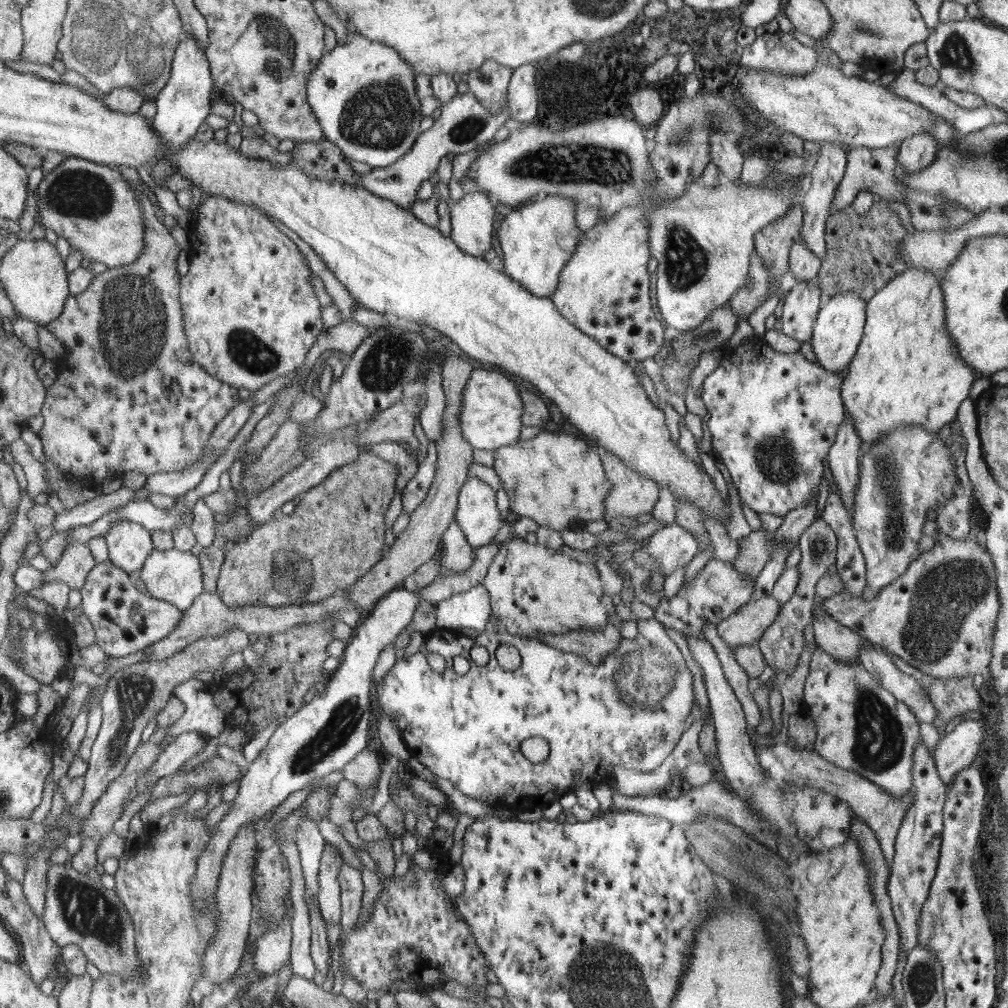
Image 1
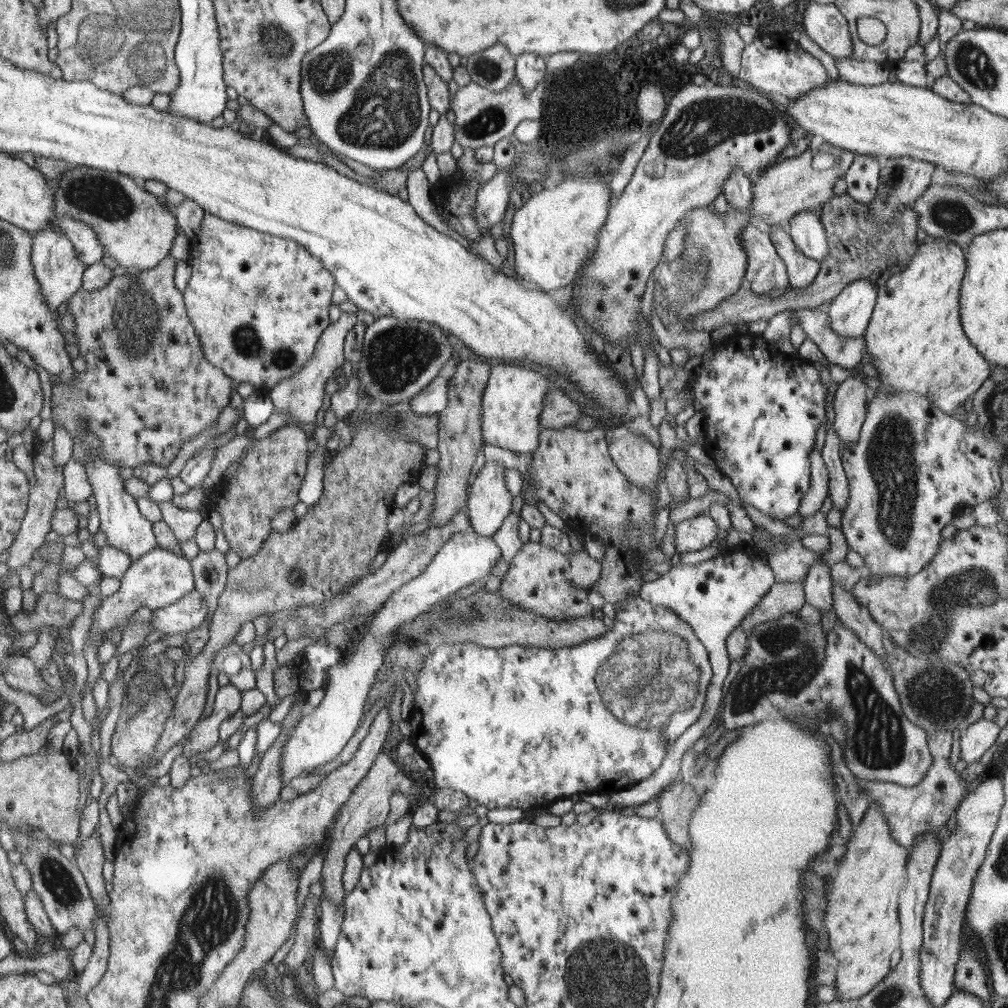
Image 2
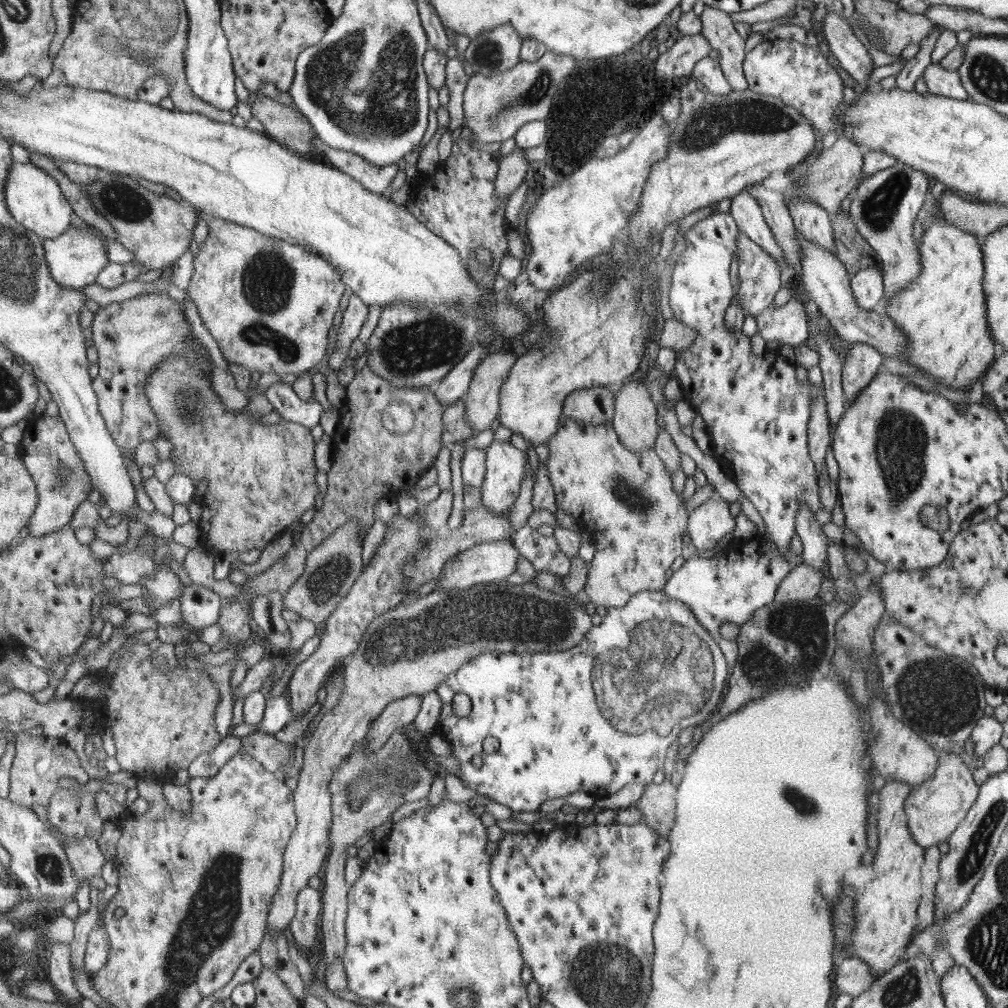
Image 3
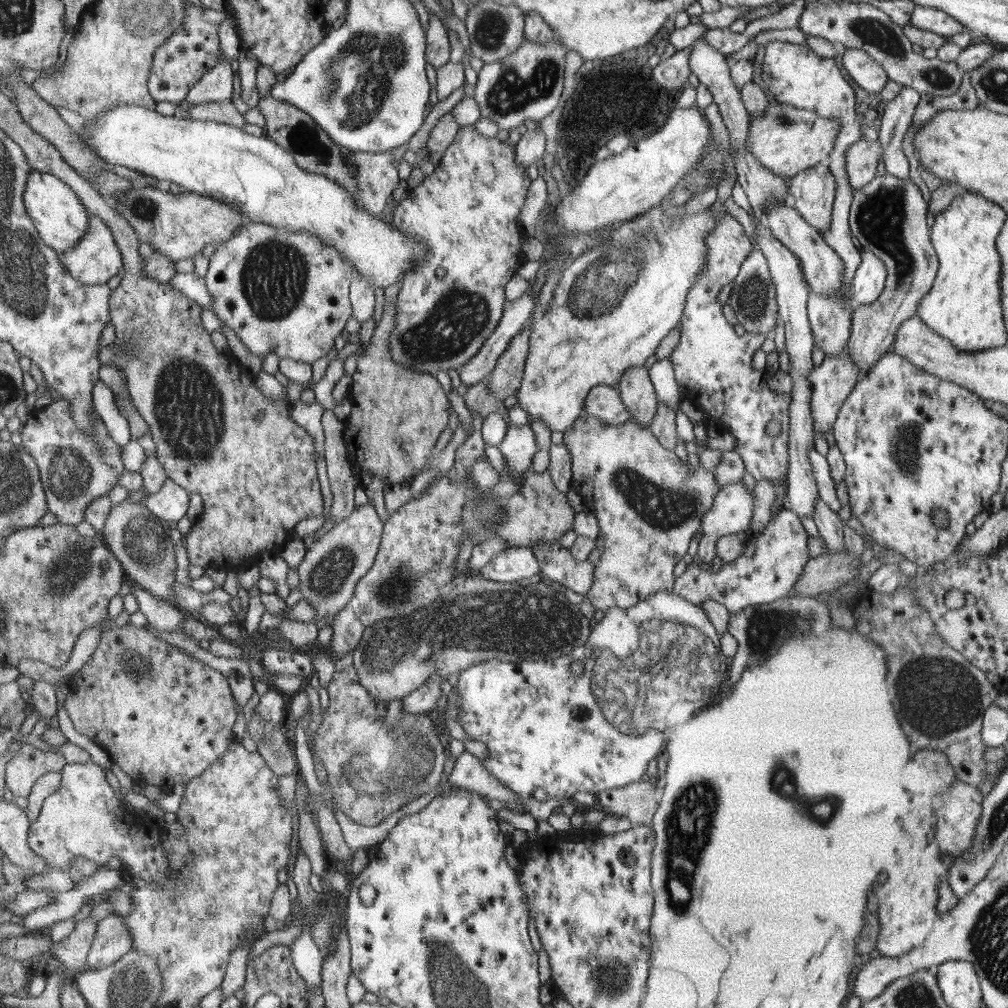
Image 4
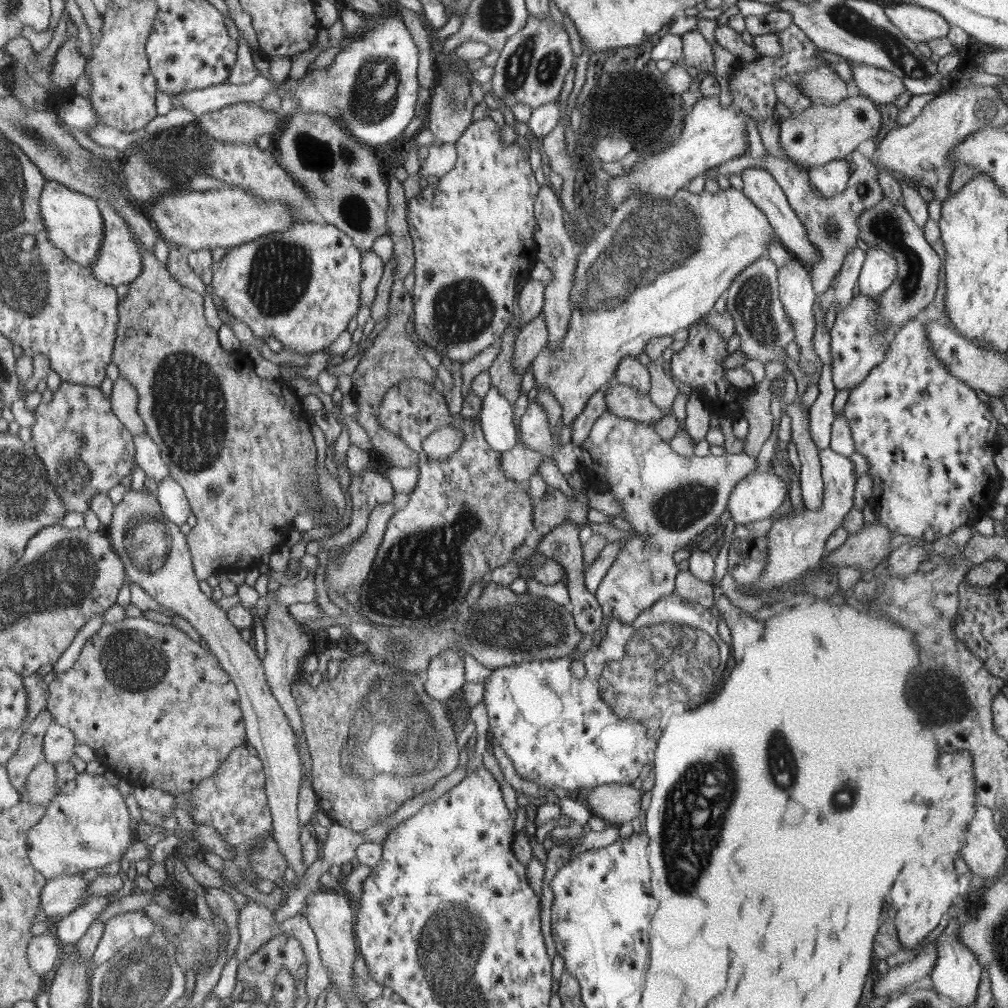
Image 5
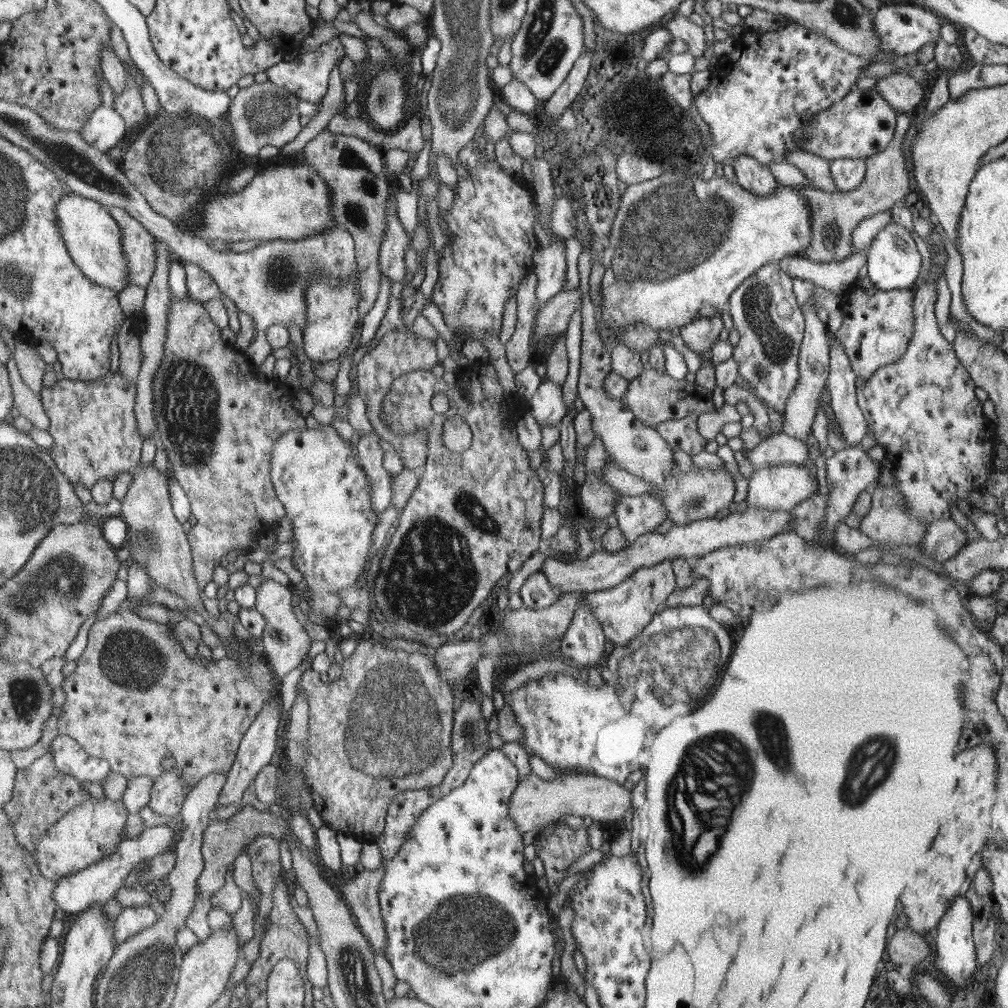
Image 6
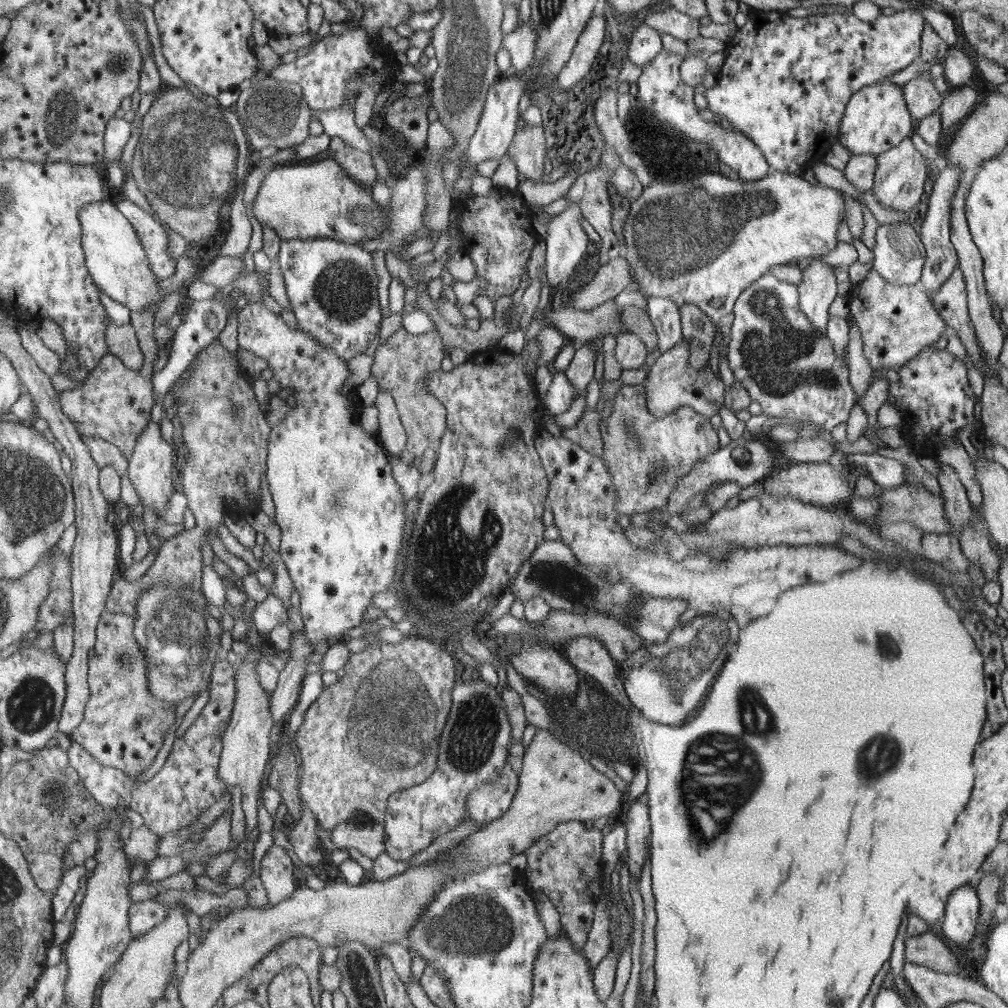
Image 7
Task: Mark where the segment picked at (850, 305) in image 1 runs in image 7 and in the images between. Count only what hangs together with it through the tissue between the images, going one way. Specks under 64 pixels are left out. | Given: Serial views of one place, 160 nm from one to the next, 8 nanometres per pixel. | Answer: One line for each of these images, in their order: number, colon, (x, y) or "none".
2: (850, 312)
3: (867, 286)
4: (869, 281)
5: (878, 271)
6: (893, 261)
7: (899, 254)

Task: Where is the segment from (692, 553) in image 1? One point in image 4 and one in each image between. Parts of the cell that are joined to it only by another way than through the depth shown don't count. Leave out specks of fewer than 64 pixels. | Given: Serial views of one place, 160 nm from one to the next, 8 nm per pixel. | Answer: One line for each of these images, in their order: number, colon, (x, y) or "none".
2: (695, 533)
3: (712, 520)
4: (732, 511)

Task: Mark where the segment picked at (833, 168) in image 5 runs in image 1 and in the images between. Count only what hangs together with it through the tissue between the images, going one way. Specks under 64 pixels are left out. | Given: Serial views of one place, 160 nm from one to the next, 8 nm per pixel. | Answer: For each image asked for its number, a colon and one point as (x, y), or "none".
1: (803, 263)
2: (805, 228)
3: (811, 220)
4: (813, 190)

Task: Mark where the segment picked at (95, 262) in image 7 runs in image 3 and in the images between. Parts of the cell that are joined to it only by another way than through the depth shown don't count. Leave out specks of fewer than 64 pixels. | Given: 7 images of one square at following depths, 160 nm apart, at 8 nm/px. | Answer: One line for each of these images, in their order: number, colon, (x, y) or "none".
3: (35, 199)
4: (56, 211)
5: (74, 222)
6: (94, 239)

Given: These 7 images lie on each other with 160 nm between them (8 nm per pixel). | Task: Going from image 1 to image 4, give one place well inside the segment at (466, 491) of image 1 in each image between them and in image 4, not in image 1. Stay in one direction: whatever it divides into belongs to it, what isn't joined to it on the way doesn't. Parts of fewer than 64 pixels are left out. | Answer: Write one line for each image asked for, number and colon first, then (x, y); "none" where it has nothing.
2: (489, 501)
3: (505, 463)
4: (520, 445)

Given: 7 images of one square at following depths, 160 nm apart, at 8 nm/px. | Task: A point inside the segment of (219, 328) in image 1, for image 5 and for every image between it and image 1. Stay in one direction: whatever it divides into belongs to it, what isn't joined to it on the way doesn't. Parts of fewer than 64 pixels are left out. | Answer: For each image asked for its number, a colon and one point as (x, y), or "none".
2: (259, 303)
3: (268, 303)
4: (281, 291)
5: (302, 286)

